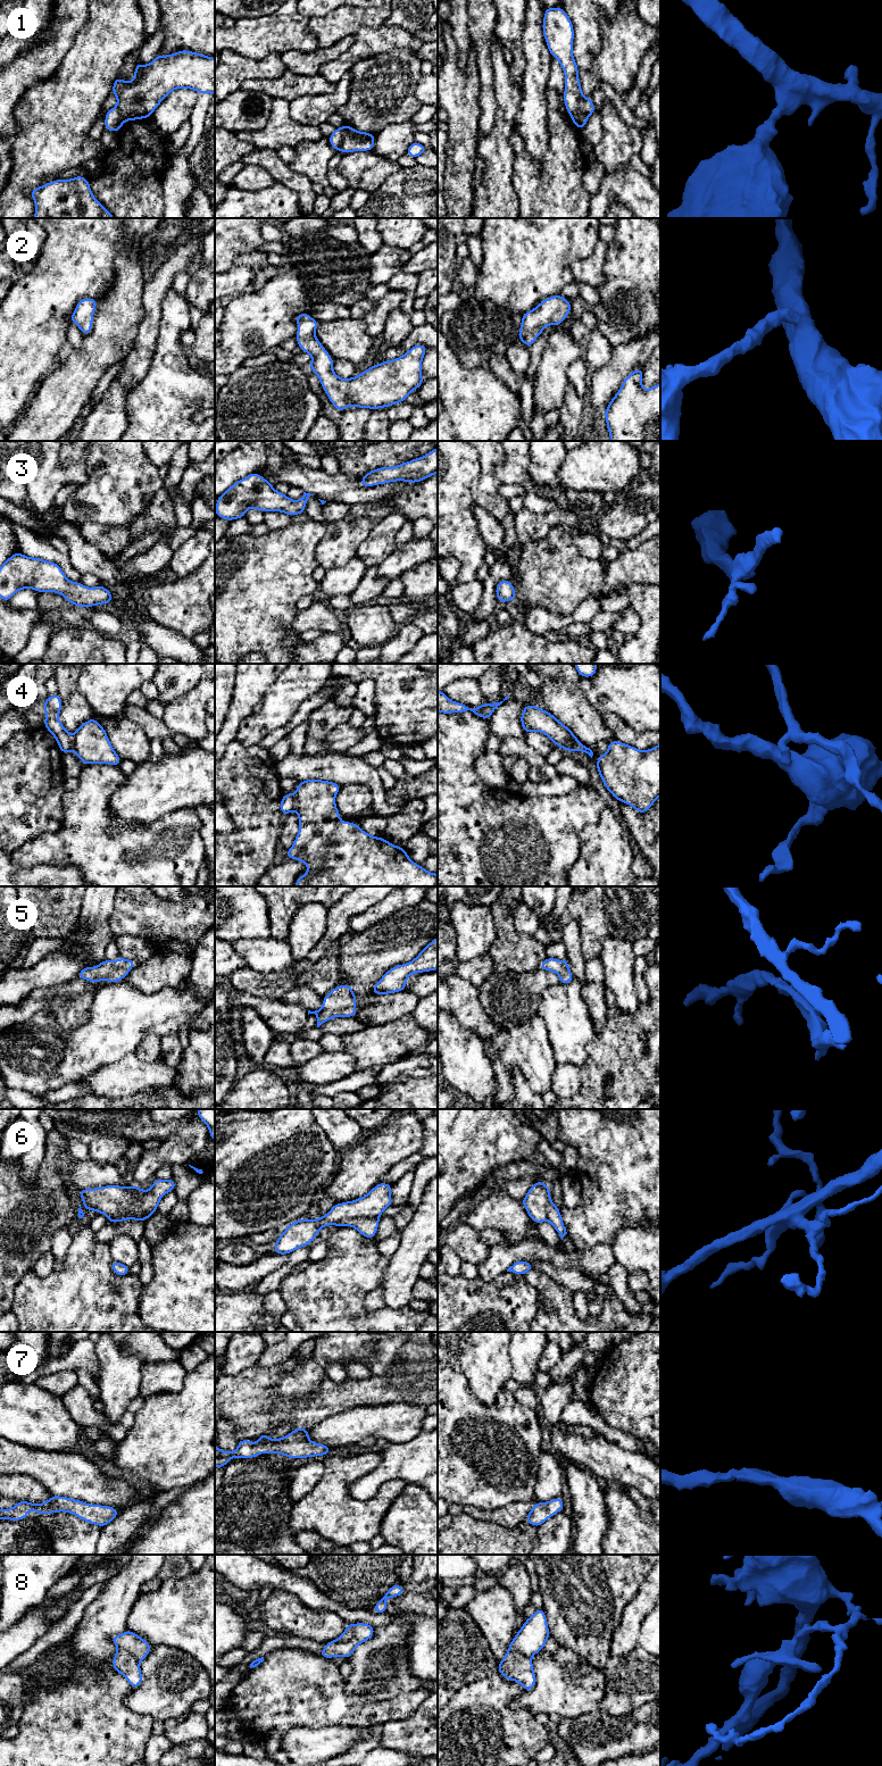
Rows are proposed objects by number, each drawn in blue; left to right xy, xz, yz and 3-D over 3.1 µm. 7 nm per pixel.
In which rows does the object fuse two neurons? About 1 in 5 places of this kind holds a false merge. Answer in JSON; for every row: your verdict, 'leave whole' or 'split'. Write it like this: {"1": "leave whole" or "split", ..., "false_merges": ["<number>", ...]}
{"1": "split", "2": "leave whole", "3": "leave whole", "4": "split", "5": "leave whole", "6": "split", "7": "leave whole", "8": "split", "false_merges": ["1", "4", "6", "8"]}

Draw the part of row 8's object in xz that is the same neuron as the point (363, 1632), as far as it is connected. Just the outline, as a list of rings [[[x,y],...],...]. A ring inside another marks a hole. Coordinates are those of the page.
[[[356,1623],[353,1624],[353,1635],[349,1641],[338,1642],[334,1640],[326,1642],[318,1656],[327,1659],[340,1656],[348,1660],[359,1644],[373,1638],[374,1632],[375,1628],[371,1624]]]

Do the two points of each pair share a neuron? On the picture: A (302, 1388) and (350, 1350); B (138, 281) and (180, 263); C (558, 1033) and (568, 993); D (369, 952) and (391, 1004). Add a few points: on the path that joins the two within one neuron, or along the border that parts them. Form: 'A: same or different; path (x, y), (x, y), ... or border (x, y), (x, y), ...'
A: same; path (308, 1374), (331, 1350), (337, 1350)
B: different; border (147, 281), (141, 297), (142, 307)
C: same; path (565, 1023), (565, 1004)
D: same; path (367, 968), (367, 992), (375, 1000)

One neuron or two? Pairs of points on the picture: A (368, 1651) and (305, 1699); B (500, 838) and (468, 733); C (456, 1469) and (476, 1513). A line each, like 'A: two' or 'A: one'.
A: two
B: one
C: two

